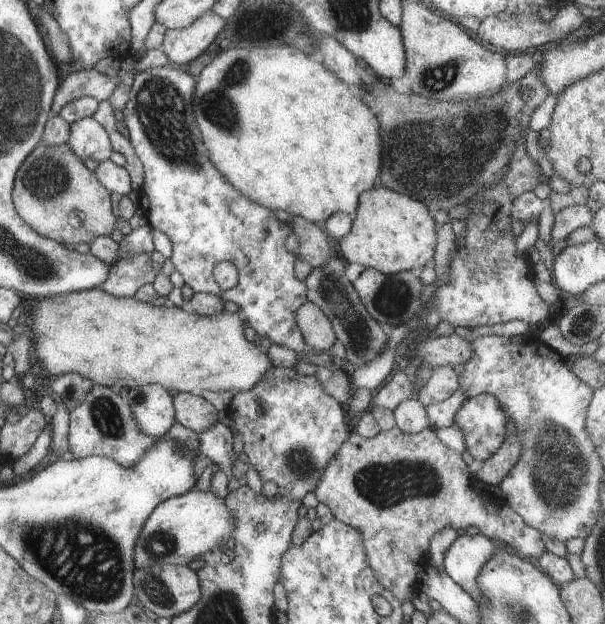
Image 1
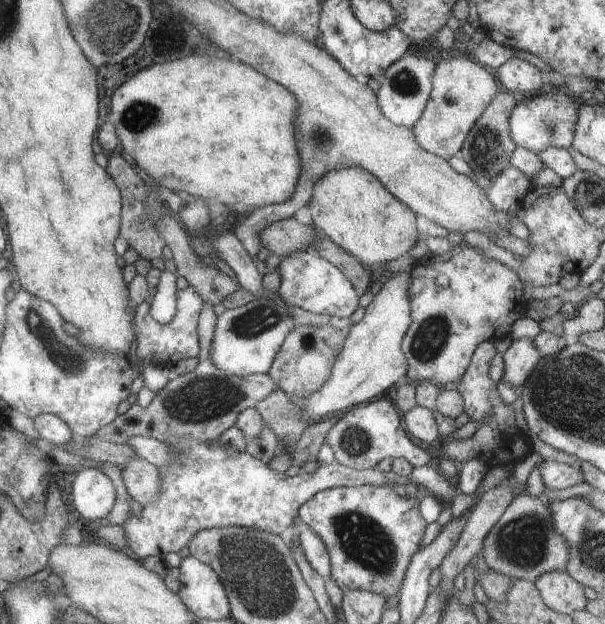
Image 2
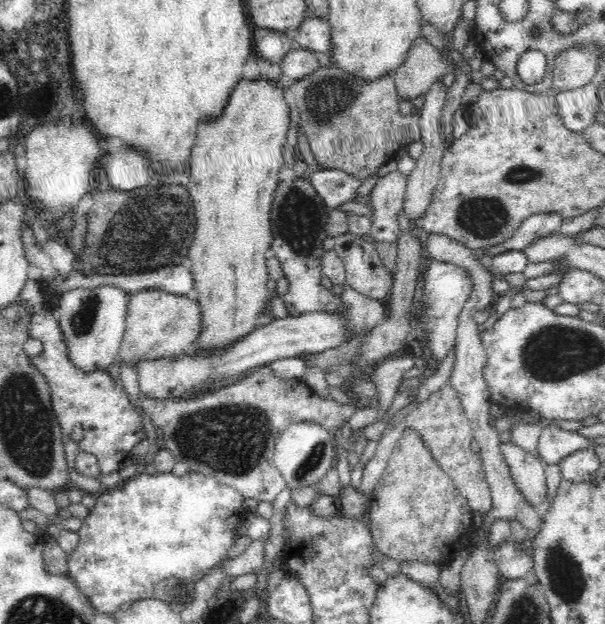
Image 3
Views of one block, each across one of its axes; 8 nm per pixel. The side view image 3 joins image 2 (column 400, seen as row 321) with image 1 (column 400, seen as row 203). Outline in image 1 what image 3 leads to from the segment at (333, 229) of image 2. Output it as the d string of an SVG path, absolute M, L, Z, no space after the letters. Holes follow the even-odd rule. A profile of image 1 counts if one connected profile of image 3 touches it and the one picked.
M377 184L371 190L359 194L359 206L357 212L353 214L351 230L339 242L339 256L349 264L359 264L363 268L379 270L385 276L393 276L399 272L421 272L425 266L431 266L435 256L435 246L437 246L437 224L433 220L433 212L409 196L397 194Z

